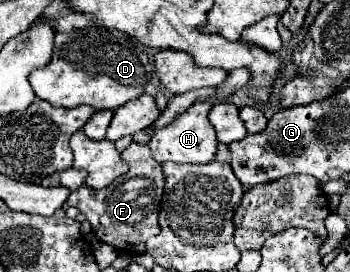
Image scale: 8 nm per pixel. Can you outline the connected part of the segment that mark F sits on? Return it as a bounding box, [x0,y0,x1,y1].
[68,144,164,252]

